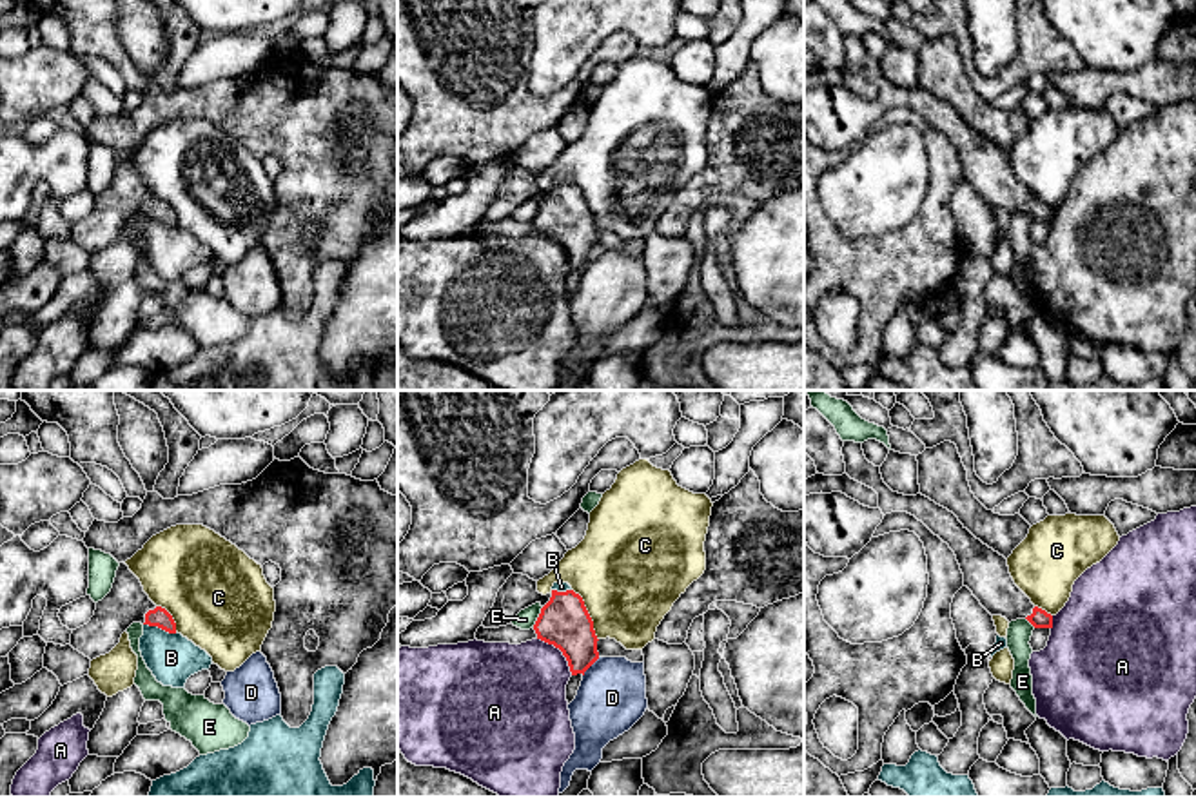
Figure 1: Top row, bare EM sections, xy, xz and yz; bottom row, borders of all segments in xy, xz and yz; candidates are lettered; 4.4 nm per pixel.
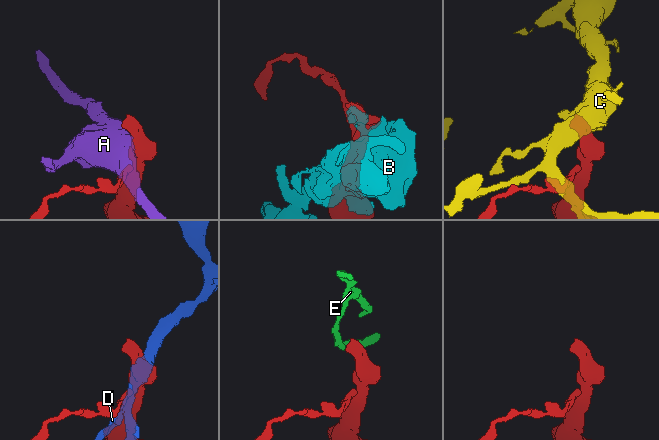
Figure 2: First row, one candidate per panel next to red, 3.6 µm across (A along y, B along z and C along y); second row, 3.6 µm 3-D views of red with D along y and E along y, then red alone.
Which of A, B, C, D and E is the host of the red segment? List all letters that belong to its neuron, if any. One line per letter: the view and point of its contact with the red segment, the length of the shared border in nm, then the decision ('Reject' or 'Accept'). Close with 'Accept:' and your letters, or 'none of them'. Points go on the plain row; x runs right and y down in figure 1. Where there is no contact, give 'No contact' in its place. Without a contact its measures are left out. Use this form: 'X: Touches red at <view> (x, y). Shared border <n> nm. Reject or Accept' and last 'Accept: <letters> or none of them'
A: Touches red at xz (561, 244). Shared border 220 nm. Reject
B: Touches red at xy (160, 220). Shared border 160 nm. Reject
C: Touches red at xz (588, 207). Shared border 260 nm. Reject
D: Touches red at xz (590, 258). Shared border 120 nm. Reject
E: Touches red at xz (538, 211). Shared border 110 nm. Reject
Accept: none of them

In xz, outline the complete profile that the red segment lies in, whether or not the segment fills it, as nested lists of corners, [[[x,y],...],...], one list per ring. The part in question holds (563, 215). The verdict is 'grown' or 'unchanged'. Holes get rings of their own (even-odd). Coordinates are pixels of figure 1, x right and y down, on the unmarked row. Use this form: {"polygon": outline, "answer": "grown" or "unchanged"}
{"polygon": [[[512,167],[499,182],[495,196],[481,220],[499,221],[512,218],[512,212],[521,203],[535,196],[543,200],[534,218],[537,232],[554,238],[563,245],[572,269],[584,269],[599,252],[599,232],[583,191],[573,183],[552,183],[543,189],[537,185],[537,174],[523,167]]], "answer": "grown"}

